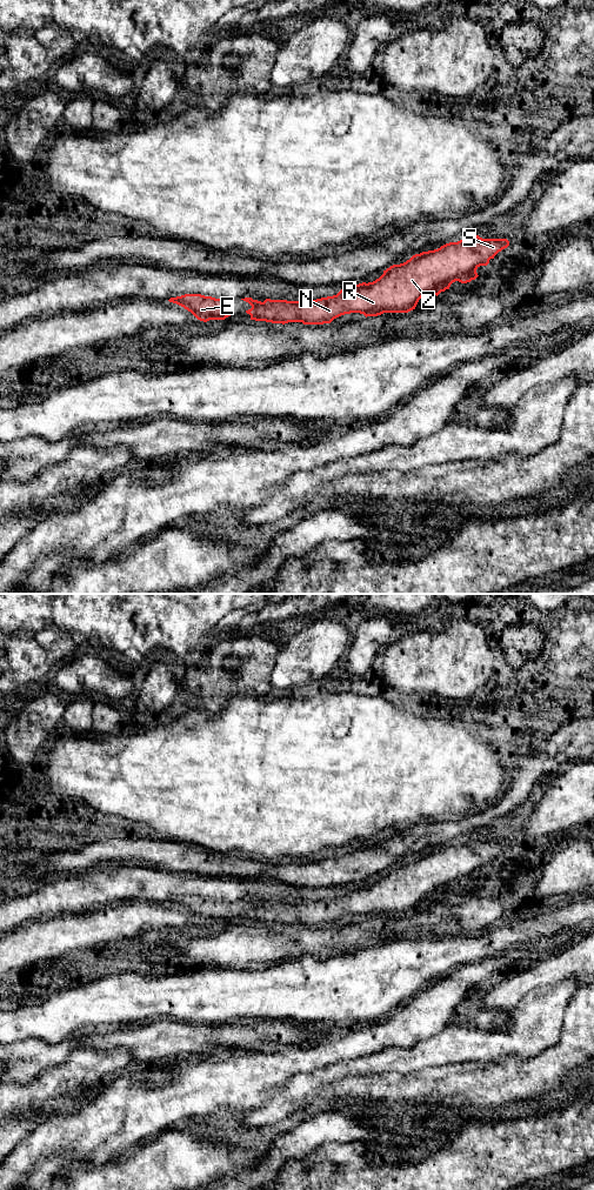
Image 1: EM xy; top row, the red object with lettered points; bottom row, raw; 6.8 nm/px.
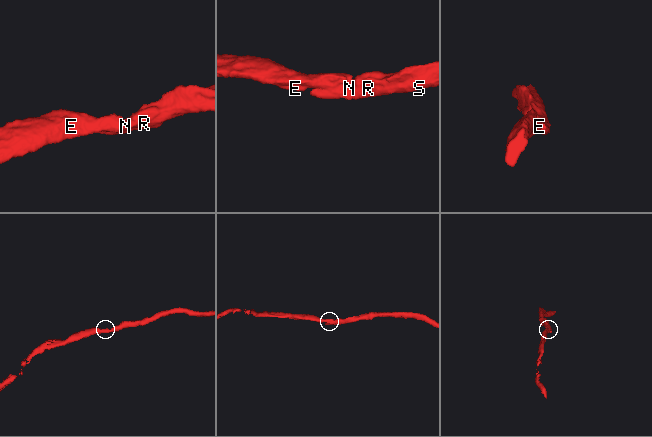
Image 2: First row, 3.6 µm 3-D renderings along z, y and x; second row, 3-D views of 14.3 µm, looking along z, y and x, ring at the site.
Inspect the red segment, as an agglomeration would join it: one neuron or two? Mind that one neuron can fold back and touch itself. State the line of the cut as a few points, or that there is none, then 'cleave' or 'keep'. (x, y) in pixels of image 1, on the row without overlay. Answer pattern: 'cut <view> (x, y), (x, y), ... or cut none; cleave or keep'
cut none; keep

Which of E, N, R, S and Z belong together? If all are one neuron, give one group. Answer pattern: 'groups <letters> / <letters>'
groups E N R S Z

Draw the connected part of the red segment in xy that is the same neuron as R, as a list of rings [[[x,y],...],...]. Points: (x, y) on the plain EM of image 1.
[[[476,837],[470,843],[449,844],[438,851],[413,857],[400,867],[393,867],[373,884],[347,888],[336,897],[309,903],[287,903],[266,901],[263,904],[252,900],[241,901],[252,910],[246,912],[251,922],[272,925],[302,924],[303,927],[331,925],[334,921],[351,915],[378,918],[383,915],[408,915],[415,911],[419,902],[426,897],[439,897],[449,891],[455,883],[470,884],[479,877],[476,871],[487,868],[490,861],[509,848],[507,841],[482,841]]]

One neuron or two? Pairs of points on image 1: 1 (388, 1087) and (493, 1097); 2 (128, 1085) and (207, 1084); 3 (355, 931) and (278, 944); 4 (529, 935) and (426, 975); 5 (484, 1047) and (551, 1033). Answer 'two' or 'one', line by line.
1: one
2: one
3: one
4: one
5: one

